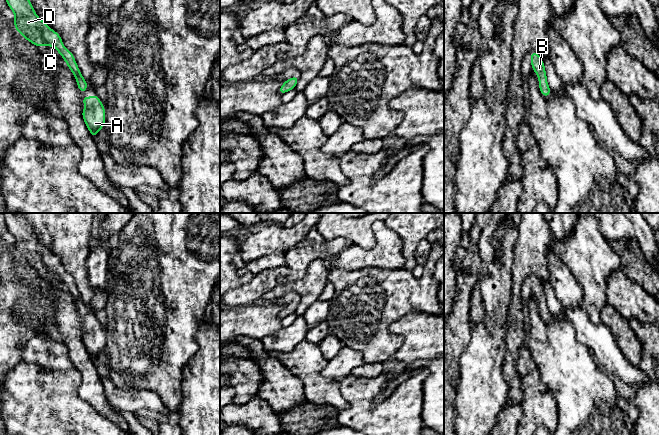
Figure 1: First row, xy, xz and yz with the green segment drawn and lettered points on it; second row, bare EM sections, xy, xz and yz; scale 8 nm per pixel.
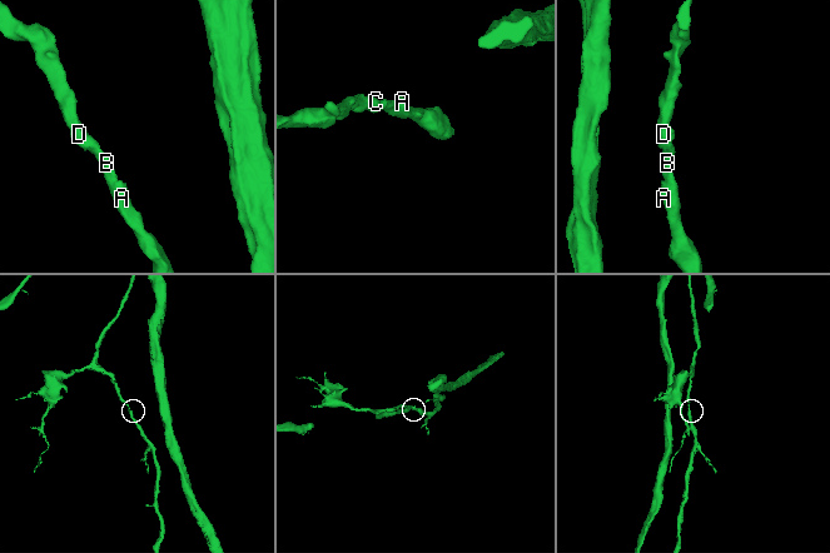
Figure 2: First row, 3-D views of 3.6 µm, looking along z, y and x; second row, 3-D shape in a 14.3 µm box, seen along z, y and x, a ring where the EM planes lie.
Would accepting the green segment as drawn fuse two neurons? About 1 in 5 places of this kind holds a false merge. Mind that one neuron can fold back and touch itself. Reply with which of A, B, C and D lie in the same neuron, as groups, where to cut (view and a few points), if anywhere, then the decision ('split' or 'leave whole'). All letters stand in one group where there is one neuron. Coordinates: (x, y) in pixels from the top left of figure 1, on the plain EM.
groups A B C D; cut none; leave whole

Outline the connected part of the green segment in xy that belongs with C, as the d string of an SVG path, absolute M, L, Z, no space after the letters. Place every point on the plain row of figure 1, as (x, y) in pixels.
M23 213L3 214L5 224L15 239L14 251L16 254L38 272L41 269L56 272L76 302L79 314L84 317L88 312L86 304L81 299L72 276L64 271L60 259L37 240Z

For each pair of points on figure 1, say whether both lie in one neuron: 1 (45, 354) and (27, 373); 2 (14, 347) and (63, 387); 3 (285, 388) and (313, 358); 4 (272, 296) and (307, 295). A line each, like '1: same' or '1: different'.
1: different
2: different
3: different
4: same

